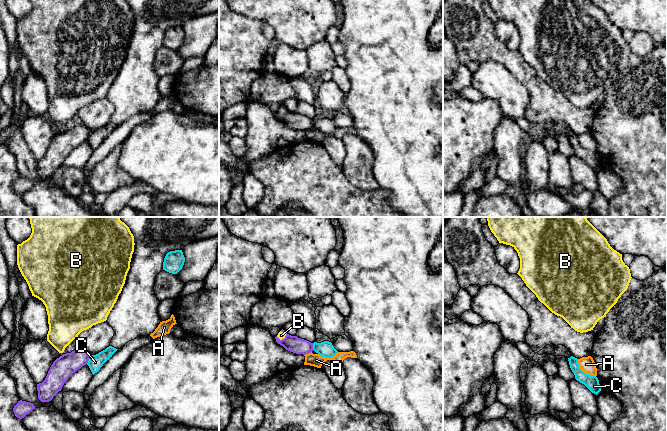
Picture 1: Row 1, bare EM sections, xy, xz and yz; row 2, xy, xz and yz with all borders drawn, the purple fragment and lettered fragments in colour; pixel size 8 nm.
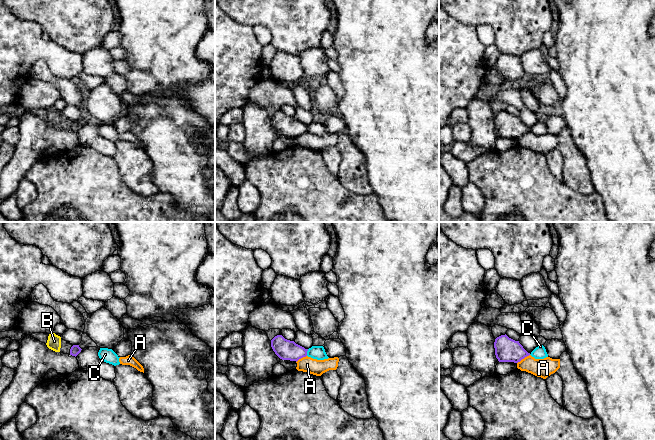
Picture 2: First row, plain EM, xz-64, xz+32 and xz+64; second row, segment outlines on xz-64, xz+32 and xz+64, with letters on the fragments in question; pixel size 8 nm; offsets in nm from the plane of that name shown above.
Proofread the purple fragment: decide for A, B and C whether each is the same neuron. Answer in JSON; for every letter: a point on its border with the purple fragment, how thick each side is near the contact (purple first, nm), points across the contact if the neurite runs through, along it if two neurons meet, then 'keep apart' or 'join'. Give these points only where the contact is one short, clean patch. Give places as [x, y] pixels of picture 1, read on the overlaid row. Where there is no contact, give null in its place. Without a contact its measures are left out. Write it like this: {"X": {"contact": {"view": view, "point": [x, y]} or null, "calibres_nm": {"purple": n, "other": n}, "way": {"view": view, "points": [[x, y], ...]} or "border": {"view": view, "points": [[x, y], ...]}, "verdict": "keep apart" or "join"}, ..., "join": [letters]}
{"A": {"contact": {"view": "xz", "point": [307, 353]}, "calibres_nm": {"purple": 130, "other": 100}, "border": {"view": "xz", "points": [[311, 351], [304, 355]]}, "verdict": "keep apart"}, "B": {"contact": {"view": "xz", "point": [282, 339]}, "calibres_nm": {"purple": 130, "other": 60}, "way": {"view": "xz", "points": [[293, 344], [282, 339], [281, 335]]}, "verdict": "join"}, "C": {"contact": {"view": "xy", "point": [88, 359]}, "calibres_nm": {"purple": 180, "other": 120}, "border": {"view": "xy", "points": [[90, 356], [86, 363]]}, "verdict": "keep apart"}, "join": ["B"]}

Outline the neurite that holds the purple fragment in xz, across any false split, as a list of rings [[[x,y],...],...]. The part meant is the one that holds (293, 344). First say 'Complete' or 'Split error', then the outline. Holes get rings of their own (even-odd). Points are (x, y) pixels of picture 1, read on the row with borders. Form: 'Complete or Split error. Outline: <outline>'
Split error. Outline: [[[283,329],[275,337],[276,342],[283,346],[286,350],[296,354],[309,354],[313,351],[313,343],[298,338],[297,336],[291,336],[287,334]]]

